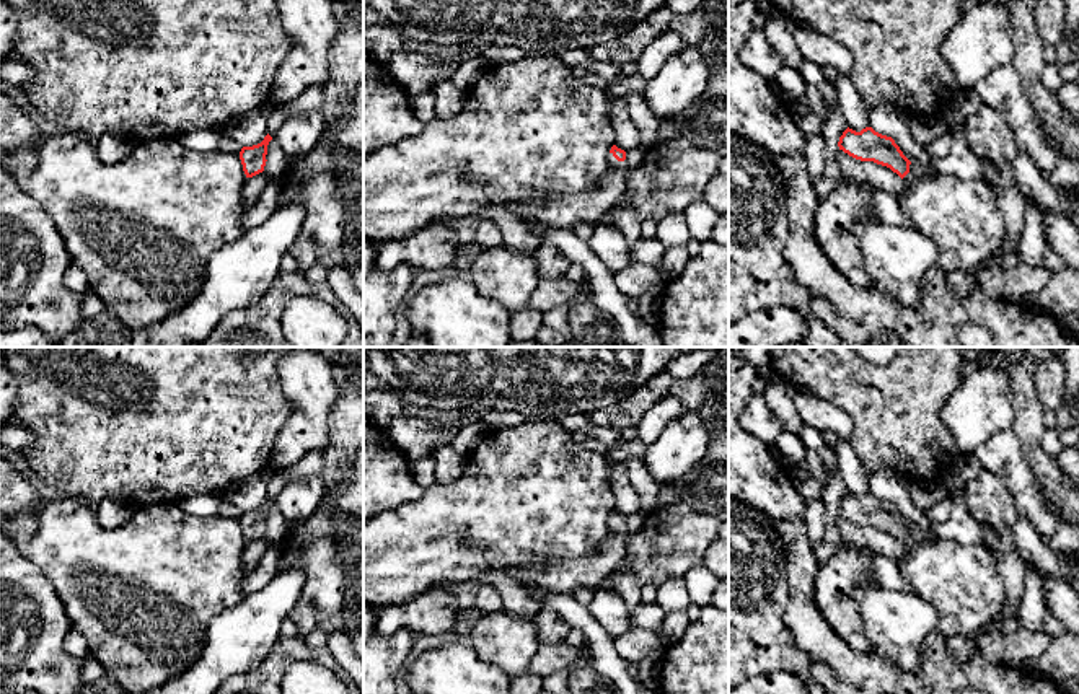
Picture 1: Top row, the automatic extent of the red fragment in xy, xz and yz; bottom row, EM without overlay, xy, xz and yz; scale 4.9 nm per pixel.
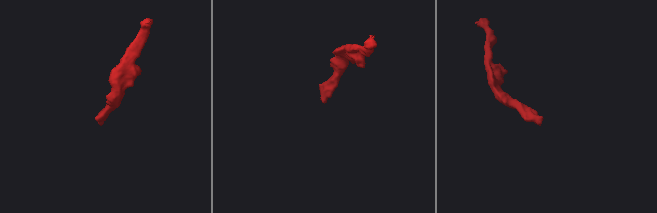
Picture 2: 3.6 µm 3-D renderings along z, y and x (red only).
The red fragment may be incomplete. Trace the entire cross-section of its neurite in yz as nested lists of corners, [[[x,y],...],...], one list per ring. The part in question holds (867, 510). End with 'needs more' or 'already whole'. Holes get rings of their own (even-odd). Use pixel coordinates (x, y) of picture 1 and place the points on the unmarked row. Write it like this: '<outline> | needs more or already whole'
[[[865,492],[861,497],[846,494],[838,507],[839,515],[861,526],[874,526],[877,529],[890,533],[906,549],[914,549],[921,542],[937,541],[939,536],[919,528],[911,528],[892,502],[875,497],[872,492]]] | needs more

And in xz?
[[[611,512],[605,539],[595,552],[579,559],[554,559],[548,567],[533,572],[535,583],[546,593],[574,595],[580,588],[597,588],[610,577],[626,556],[626,516]]] | needs more

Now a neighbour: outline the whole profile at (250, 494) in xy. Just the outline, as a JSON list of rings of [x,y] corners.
[[[269,469],[251,474],[235,487],[223,494],[223,499],[235,505],[240,512],[253,512],[267,500],[267,484],[271,479]]]

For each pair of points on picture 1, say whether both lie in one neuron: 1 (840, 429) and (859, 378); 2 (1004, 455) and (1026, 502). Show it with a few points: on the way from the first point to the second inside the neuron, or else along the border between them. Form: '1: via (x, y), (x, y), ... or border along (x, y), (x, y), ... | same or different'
1: border along (812, 393), (835, 404), (851, 421), (849, 440) | different
2: via (1011, 466), (1026, 491) | same

